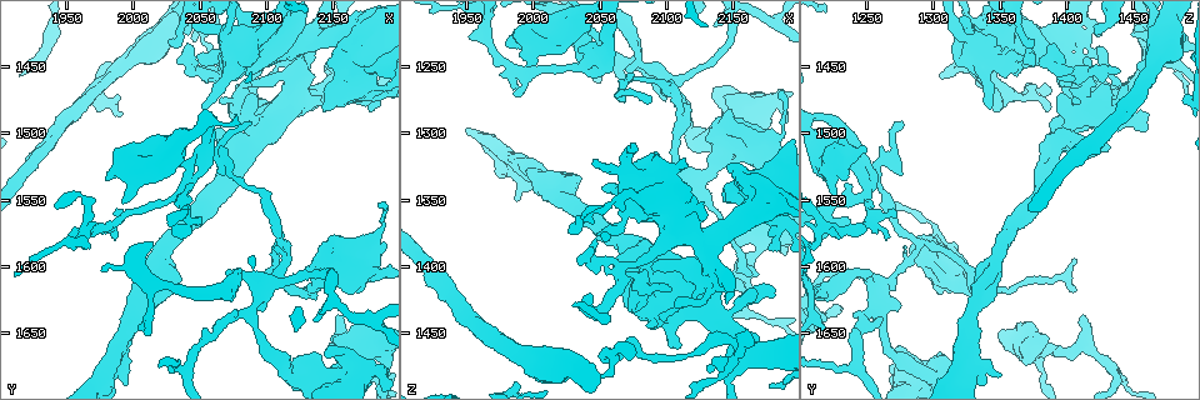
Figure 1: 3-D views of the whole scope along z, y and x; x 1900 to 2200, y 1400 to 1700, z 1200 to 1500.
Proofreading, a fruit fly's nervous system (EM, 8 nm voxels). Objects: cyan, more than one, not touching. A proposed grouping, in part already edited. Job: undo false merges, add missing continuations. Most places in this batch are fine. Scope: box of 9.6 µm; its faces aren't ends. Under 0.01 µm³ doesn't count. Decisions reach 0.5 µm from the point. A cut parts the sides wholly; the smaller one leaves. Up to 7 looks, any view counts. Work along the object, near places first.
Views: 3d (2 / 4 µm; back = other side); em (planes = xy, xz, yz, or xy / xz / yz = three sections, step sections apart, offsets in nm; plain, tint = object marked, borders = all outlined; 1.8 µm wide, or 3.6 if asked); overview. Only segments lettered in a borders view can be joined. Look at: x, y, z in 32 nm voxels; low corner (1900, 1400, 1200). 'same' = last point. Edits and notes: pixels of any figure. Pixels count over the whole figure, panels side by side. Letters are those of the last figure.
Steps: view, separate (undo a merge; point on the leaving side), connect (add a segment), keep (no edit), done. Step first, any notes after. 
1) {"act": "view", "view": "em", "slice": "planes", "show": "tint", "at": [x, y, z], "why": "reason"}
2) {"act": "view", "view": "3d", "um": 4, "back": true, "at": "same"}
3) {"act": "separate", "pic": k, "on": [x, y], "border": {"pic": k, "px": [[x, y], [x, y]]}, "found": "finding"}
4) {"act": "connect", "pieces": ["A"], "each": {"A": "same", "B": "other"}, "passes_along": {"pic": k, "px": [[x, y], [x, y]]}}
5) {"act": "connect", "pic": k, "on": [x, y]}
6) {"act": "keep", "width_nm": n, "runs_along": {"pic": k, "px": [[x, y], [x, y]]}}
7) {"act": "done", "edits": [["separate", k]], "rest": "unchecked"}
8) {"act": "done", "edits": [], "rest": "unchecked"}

{"act": "view", "view": "3d", "um": 4, "at": [2068, 1452, 1456], "why": "long arm stops here"}

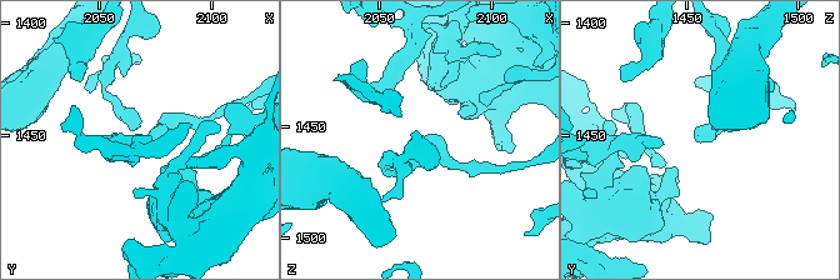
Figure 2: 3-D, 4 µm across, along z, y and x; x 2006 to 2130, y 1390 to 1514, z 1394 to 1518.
{"act": "view", "view": "em", "um": 3.6, "slice": "planes", "show": "borders", "at": [2069, 1450, 1453]}

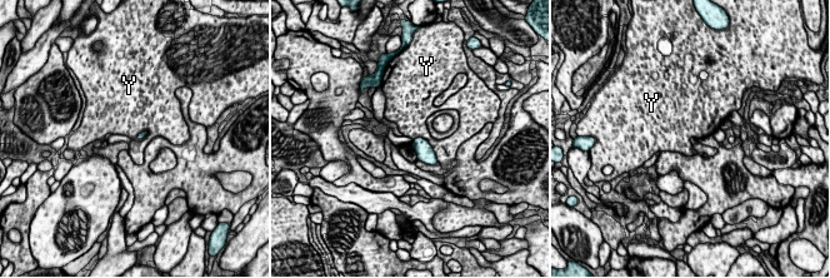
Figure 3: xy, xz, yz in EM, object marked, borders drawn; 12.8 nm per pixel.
{"act": "keep", "each": {"Y": "other"}, "border": {"pic": 3, "px": [[413, 139], [424, 138], [439, 162]]}, "found": "no lettered segment goes on from it"}

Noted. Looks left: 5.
{"act": "view", "view": "3d", "um": 2, "at": [2102, 1612, 1262], "why": "four arms meet"}

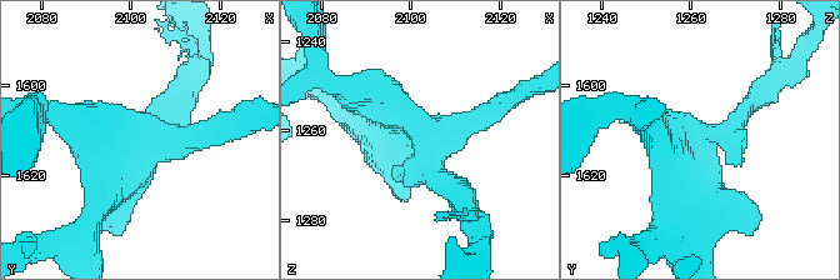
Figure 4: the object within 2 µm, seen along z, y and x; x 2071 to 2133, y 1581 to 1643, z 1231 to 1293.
{"act": "view", "view": "em", "slice": "planes", "show": "borders", "at": [2103, 1614, 1263]}

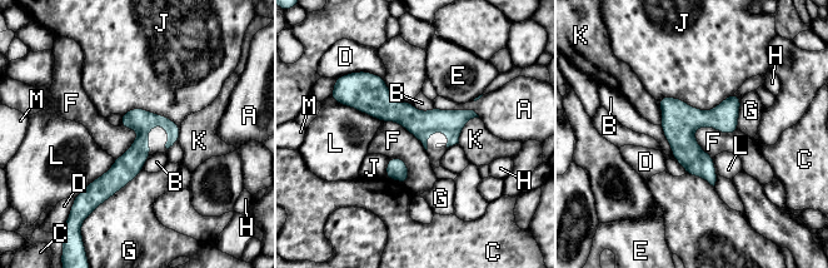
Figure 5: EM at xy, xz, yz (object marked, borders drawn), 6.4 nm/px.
{"act": "keep", "each": {"A": "other", "B": "other", "C": "other", "D": "other", "E": "other", "F": "other", "G": "other", "H": "other", "J": "other", "K": "other", "L": "other", "M": "other"}, "runs_along": {"pic": 5, "px": [[352, 99], [413, 120], [472, 114]]}, "found": "continuous, no second neuron"}

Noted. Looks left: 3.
{"act": "view", "view": "3d", "um": 2, "at": [2036, 1542, 1252], "why": "three-way junction"}

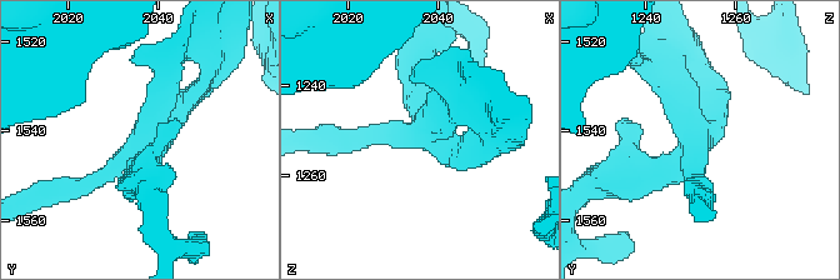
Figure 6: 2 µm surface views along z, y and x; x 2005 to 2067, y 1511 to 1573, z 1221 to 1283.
{"act": "view", "view": "em", "slice": "planes", "show": "borders", "at": [2037, 1543, 1250], "why": "need the tissue"}

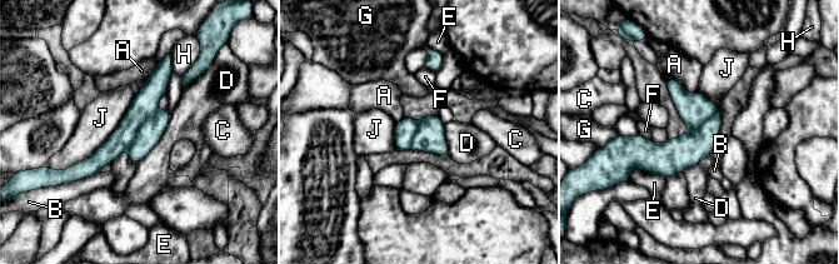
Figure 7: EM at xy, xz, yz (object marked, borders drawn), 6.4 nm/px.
{"act": "keep", "each": {"A": "other", "B": "other", "C": "other", "D": "other", "E": "other", "F": "other", "G": "other", "H": "other", "J": "other"}, "border": {"pic": 7, "px": [[665, 79], [698, 89]]}, "found": "continuous, no second neuron"}

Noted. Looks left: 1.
{"act": "done", "edits": [], "rest": "unchecked"}

